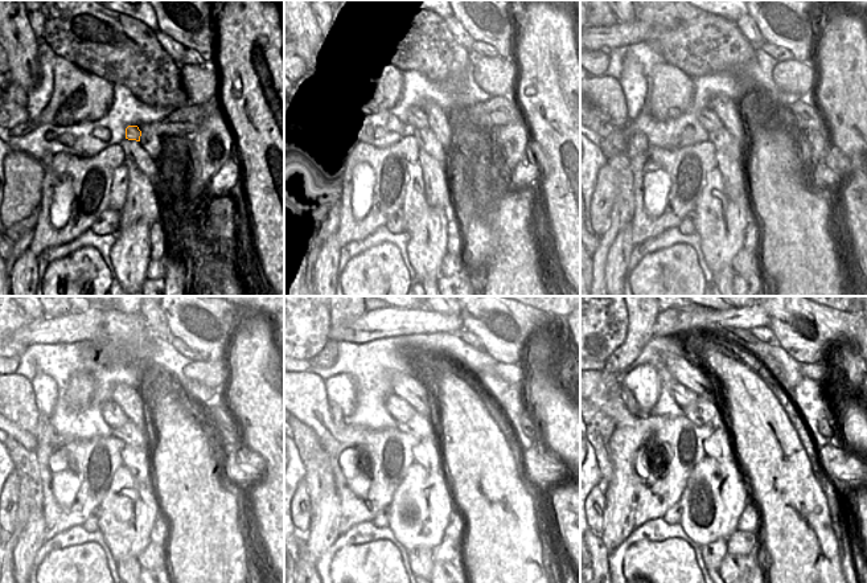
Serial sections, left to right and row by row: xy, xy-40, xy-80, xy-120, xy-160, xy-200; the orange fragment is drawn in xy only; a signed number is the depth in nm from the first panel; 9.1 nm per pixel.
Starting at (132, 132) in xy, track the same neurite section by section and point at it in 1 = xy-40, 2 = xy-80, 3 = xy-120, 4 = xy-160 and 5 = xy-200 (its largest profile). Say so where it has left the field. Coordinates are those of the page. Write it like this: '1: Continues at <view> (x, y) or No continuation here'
1: Continues at xy-40 (416, 118)
2: Continues at xy-80 (709, 119)
3: Continues at xy-120 (113, 414)
4: Continues at xy-160 (401, 410)
5: Continues at xy-200 (683, 397)

